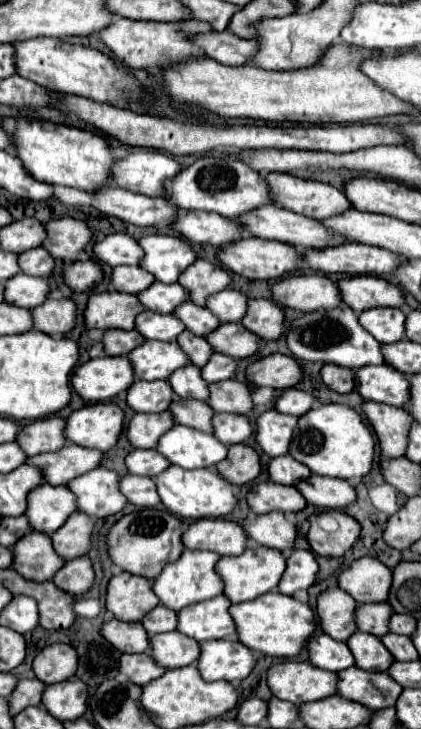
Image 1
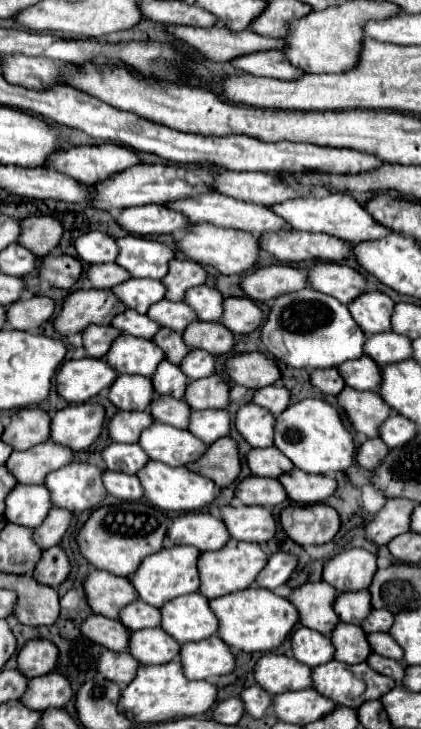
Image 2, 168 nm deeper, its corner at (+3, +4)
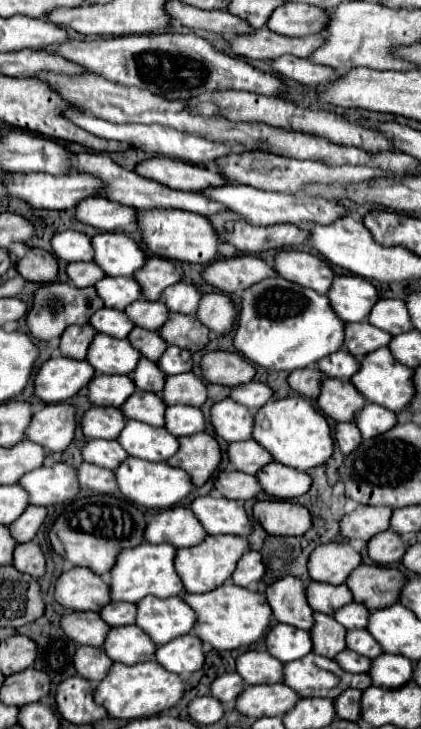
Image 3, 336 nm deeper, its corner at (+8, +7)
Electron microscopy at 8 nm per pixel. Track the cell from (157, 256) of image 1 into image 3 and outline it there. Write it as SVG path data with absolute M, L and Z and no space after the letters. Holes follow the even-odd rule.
M98 233L92 237L94 263L110 277L132 277L144 265L144 251L124 233Z

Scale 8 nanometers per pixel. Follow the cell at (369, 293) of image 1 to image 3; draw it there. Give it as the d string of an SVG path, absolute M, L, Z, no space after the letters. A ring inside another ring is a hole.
M298 249L278 251L274 255L274 269L280 277L302 287L310 287L320 295L324 295L330 289L334 279L334 271L326 261Z

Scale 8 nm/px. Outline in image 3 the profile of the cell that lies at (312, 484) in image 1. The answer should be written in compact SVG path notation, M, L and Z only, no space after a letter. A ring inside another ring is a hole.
M276 461L264 465L264 469L260 469L260 473L256 473L256 479L258 479L262 491L276 499L300 497L310 489L310 481L312 481L308 473L280 465Z

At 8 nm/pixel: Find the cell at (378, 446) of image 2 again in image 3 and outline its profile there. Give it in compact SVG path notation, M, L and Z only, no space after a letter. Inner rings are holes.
M336 423L334 439L336 439L336 443L338 443L338 447L340 447L340 451L344 455L352 453L352 449L356 449L360 445L360 441L362 441L360 431L358 431L358 427L354 423Z

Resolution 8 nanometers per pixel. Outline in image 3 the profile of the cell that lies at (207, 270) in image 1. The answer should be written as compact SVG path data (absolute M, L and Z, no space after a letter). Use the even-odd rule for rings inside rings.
M152 255L146 259L144 269L138 269L134 273L134 279L140 285L142 297L148 301L156 301L156 299L160 299L162 289L180 281L180 271L176 269L176 265L172 261Z

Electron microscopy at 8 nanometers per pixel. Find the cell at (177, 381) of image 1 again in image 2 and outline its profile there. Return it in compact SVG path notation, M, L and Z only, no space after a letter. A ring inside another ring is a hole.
M163 360L159 364L159 368L155 370L151 382L153 382L157 394L169 394L173 398L183 398L185 388L189 384L189 378L181 372L179 366L169 364L167 360Z

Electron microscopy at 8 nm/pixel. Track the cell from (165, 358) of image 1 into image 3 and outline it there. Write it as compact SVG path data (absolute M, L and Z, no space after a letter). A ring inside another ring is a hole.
M98 333L88 347L86 359L96 375L128 375L138 365L142 355L128 343L128 339L112 339Z

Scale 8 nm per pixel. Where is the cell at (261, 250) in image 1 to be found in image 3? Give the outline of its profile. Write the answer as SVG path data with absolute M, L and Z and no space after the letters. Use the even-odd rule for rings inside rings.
M136 209L136 223L142 233L142 243L156 255L172 261L188 261L208 265L218 255L218 237L212 223L196 213L180 209Z

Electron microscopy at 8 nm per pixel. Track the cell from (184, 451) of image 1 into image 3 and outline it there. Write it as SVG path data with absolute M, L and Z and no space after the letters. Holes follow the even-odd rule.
M128 421L120 439L116 439L132 457L146 461L166 461L178 451L178 439L164 427L152 427L142 421Z

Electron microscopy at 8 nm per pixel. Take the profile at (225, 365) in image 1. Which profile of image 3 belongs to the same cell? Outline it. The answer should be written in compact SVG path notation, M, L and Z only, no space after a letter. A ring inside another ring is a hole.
M168 347L162 357L160 363L156 363L160 367L162 373L166 375L178 375L178 373L186 373L192 369L192 355L180 347Z

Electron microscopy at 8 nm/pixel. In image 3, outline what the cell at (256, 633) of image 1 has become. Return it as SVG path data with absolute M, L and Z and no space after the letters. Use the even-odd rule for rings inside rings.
M226 581L220 585L220 589L212 589L208 593L184 593L182 599L196 611L194 631L200 641L218 651L248 647L256 643L260 637L264 637L272 623L272 609L266 603L266 597L262 593L238 587L232 581Z

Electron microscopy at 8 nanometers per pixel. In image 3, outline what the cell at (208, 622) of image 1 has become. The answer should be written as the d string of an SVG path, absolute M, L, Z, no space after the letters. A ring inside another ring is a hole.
M180 595L168 599L144 597L136 603L136 625L152 637L156 645L164 645L184 633L190 633L196 623L196 613L182 601Z

